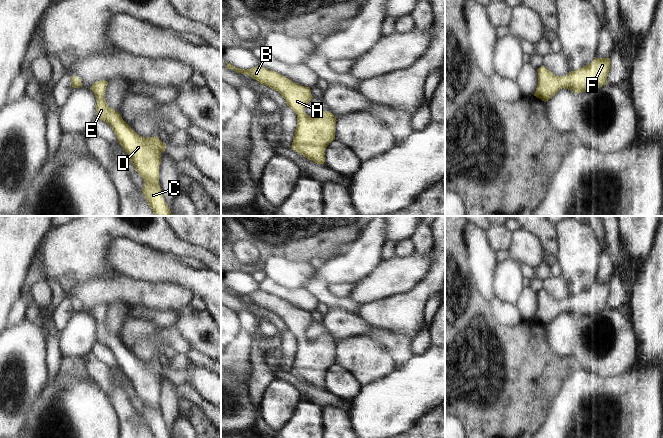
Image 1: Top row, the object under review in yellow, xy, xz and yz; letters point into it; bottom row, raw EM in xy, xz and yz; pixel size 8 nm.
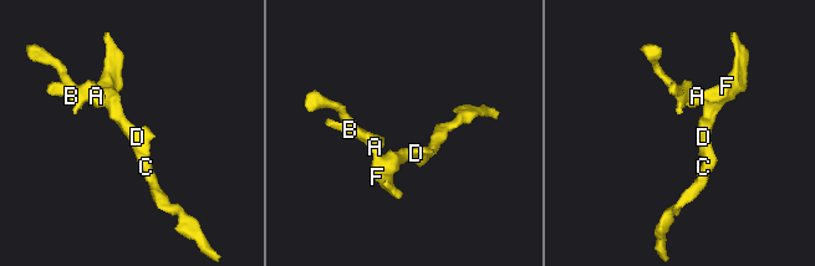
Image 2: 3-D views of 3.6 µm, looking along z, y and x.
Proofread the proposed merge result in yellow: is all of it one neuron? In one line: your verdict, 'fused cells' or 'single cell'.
single cell

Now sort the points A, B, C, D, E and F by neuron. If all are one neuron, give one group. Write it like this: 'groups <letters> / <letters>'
groups A B C D E F

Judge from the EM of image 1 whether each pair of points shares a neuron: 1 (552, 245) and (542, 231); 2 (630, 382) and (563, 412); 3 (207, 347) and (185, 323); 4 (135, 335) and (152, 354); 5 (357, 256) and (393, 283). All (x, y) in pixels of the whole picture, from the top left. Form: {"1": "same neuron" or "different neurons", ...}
{"1": "same neuron", "2": "same neuron", "3": "same neuron", "4": "same neuron", "5": "different neurons"}

